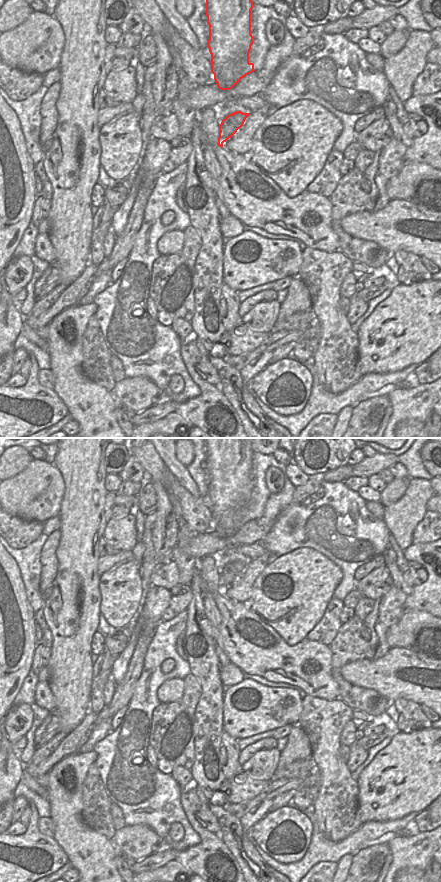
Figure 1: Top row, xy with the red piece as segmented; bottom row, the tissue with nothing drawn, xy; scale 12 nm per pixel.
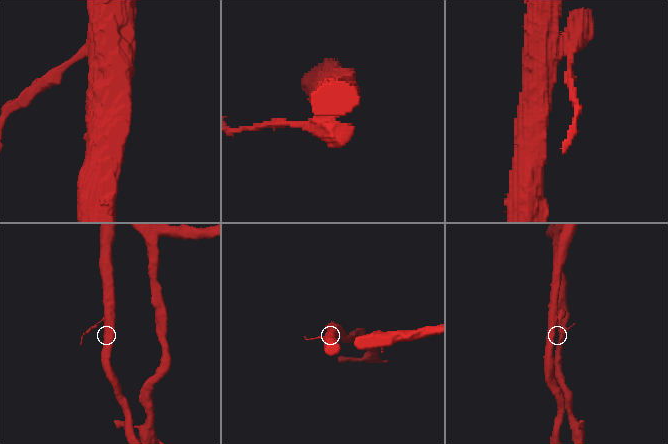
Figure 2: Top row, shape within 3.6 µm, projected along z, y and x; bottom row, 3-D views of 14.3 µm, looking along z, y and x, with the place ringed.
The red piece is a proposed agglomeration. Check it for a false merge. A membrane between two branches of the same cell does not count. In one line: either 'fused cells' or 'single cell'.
fused cells

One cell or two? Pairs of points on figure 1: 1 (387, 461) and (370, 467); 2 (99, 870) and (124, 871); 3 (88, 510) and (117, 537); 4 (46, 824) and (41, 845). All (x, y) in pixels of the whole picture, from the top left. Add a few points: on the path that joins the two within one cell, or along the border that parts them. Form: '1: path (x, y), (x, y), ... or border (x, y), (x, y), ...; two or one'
1: path (383, 461), (374, 465); one
2: border (116, 853), (114, 864), (118, 871); two
3: border (107, 522), (101, 536); two
4: border (39, 817), (38, 830), (52, 838); two

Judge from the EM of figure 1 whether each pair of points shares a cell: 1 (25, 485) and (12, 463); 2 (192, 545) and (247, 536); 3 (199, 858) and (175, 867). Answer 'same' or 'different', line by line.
1: different
2: same
3: different

